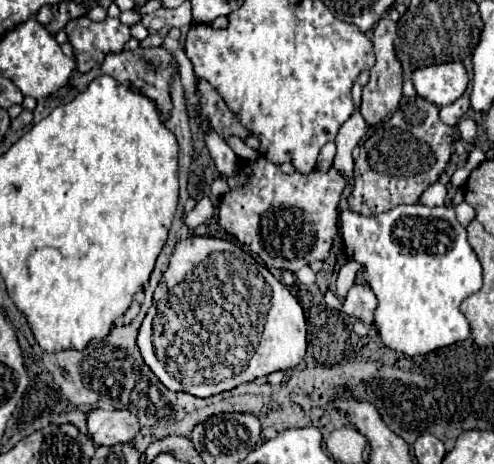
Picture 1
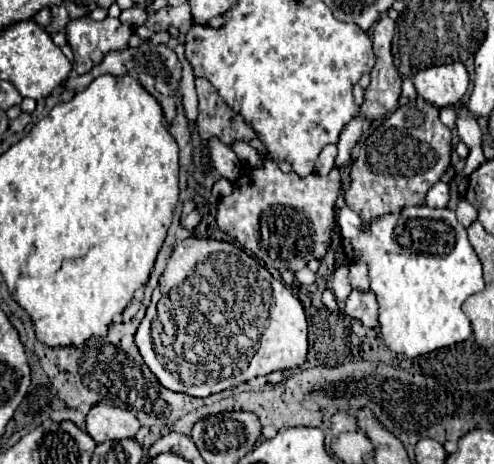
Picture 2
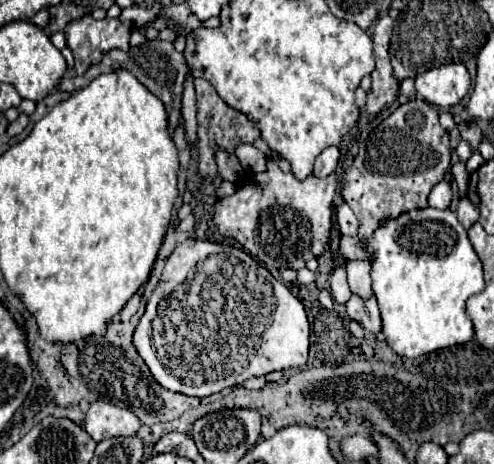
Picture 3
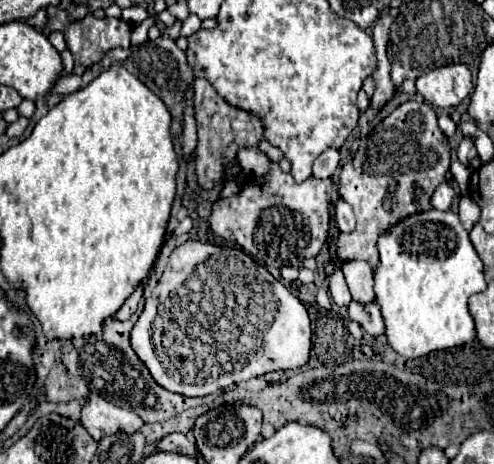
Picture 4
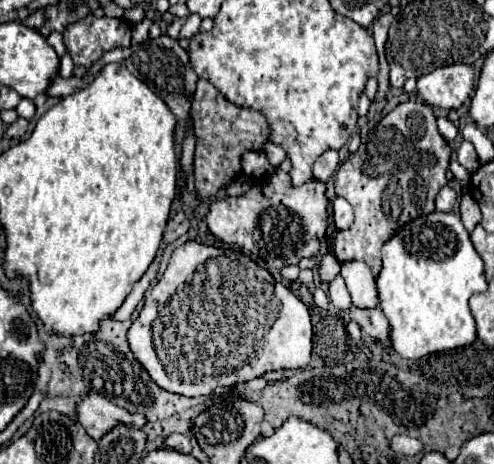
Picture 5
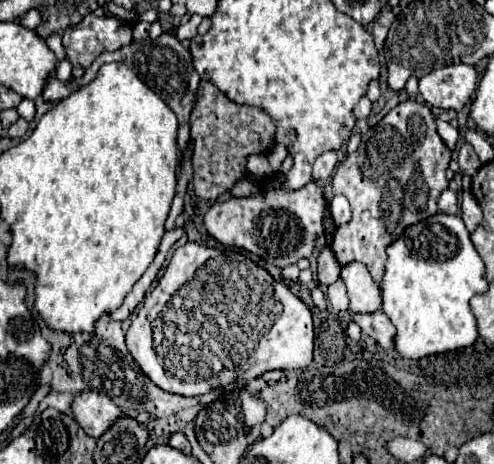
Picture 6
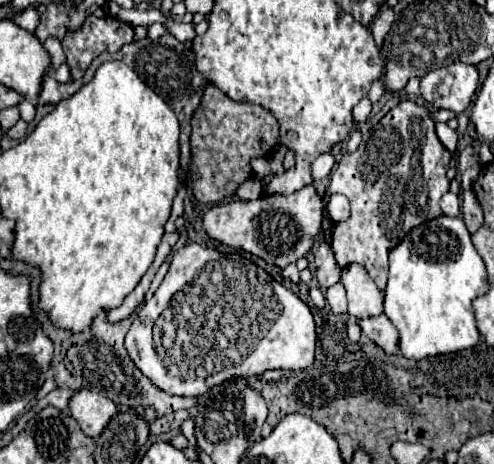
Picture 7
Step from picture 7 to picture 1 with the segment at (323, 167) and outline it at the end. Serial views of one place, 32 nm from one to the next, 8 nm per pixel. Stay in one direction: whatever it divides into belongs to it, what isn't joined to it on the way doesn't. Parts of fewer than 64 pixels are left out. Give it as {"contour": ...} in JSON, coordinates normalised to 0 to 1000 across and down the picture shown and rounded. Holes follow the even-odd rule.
{"contour":[[[660,310],[644,336],[644,353],[640,362],[652,366],[652,371],[664,371],[672,362],[672,349],[676,349],[676,336],[680,336],[680,310]]]}

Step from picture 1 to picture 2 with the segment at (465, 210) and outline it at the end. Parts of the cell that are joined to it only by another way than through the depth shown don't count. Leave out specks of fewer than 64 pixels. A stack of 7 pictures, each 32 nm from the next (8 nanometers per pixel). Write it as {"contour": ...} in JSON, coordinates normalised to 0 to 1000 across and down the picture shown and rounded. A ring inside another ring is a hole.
{"contour":[[[931,431],[927,448],[923,448],[923,466],[927,466],[927,478],[947,491],[964,470],[968,470],[968,453],[947,435],[947,431]]]}

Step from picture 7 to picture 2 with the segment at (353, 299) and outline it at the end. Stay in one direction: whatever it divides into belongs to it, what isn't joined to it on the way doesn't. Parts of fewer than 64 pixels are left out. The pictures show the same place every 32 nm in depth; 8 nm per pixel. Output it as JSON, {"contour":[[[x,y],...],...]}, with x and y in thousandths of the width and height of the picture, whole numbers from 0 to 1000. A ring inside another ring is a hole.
{"contour":[[[709,565],[709,616],[729,629],[749,625],[749,595],[745,595],[745,573],[737,565]]]}

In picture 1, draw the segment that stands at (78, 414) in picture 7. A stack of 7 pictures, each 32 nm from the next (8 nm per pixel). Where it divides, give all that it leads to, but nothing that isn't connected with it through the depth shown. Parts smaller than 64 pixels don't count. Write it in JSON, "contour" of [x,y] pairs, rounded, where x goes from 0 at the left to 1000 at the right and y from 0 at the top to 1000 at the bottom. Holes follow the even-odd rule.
{"contour":[[[194,879],[178,888],[178,931],[194,957],[263,953],[279,935],[283,914],[259,884]]]}

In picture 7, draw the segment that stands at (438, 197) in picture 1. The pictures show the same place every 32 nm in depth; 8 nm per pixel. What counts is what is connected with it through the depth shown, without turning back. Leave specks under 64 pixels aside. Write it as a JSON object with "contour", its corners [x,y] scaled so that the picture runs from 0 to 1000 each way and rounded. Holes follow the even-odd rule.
{"contour":[[[915,414],[899,418],[891,444],[895,444],[895,457],[899,457],[903,466],[915,466],[915,470],[919,470],[919,466],[931,466],[931,444],[927,444],[927,422],[923,422],[923,418],[915,418]]]}

